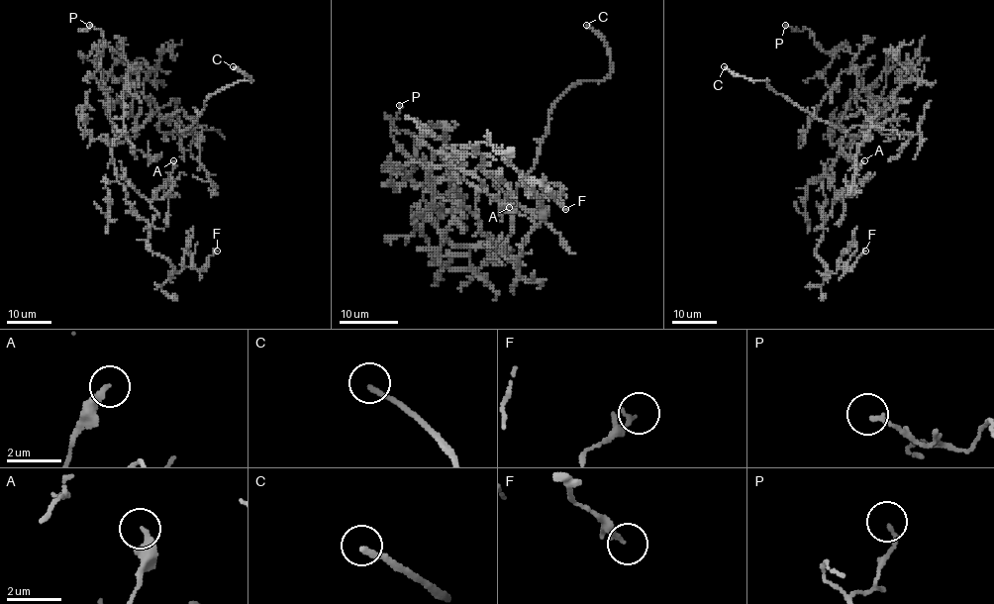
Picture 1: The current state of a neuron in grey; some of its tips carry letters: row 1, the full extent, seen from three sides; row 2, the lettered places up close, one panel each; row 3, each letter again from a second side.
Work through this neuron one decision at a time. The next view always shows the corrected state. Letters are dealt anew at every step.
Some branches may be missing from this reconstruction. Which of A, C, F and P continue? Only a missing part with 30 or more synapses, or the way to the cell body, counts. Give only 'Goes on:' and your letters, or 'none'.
Goes on: C

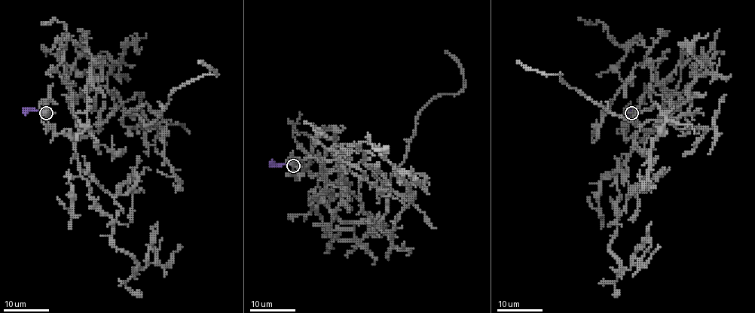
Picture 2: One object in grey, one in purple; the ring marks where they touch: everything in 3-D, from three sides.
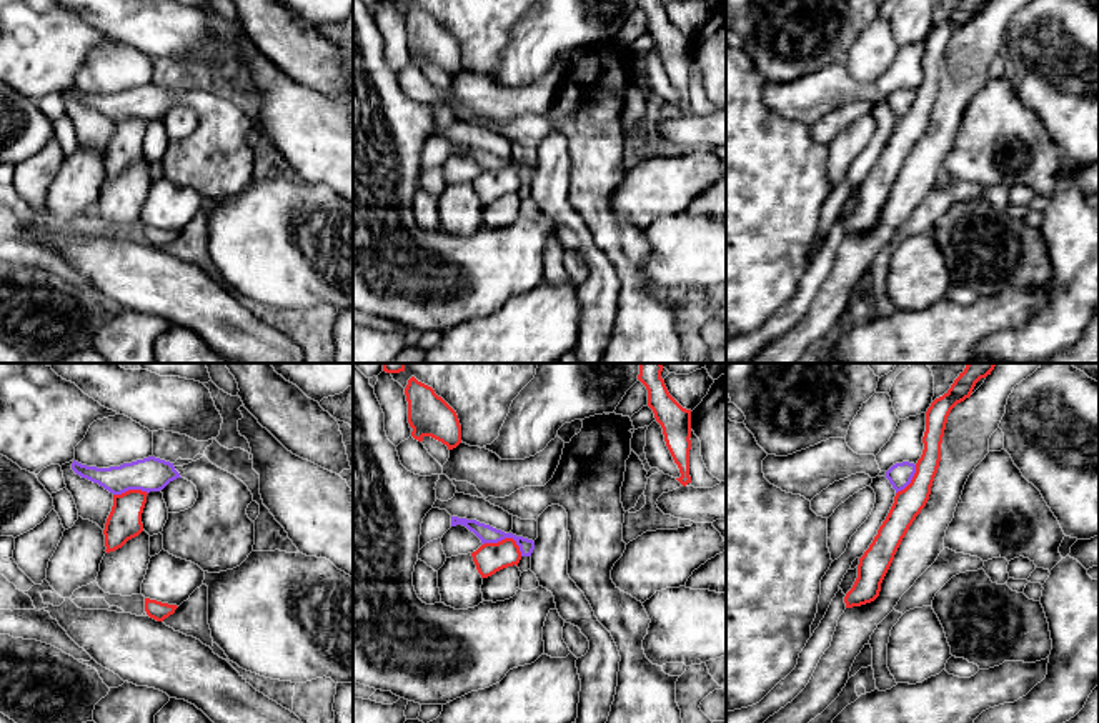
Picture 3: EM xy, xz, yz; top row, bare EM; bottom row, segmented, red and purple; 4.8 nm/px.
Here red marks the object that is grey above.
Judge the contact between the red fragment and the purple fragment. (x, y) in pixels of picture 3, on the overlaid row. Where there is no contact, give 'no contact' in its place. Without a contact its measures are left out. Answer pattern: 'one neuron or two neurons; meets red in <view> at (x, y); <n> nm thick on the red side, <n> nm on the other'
two neurons; meets red in xz at (507, 538); 140 nm thick on the red side, 90 nm on the other

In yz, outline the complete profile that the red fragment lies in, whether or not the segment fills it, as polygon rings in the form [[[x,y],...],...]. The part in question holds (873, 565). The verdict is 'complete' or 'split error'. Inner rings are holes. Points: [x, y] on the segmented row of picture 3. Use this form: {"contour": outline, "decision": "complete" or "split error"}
{"contour": [[[967,363],[951,388],[936,398],[926,411],[924,450],[916,463],[911,483],[896,493],[894,503],[869,548],[859,558],[858,578],[846,593],[846,608],[861,606],[879,596],[881,583],[909,526],[926,506],[941,461],[941,443],[951,410],[971,396],[976,383],[994,370],[996,363]]], "decision": "complete"}

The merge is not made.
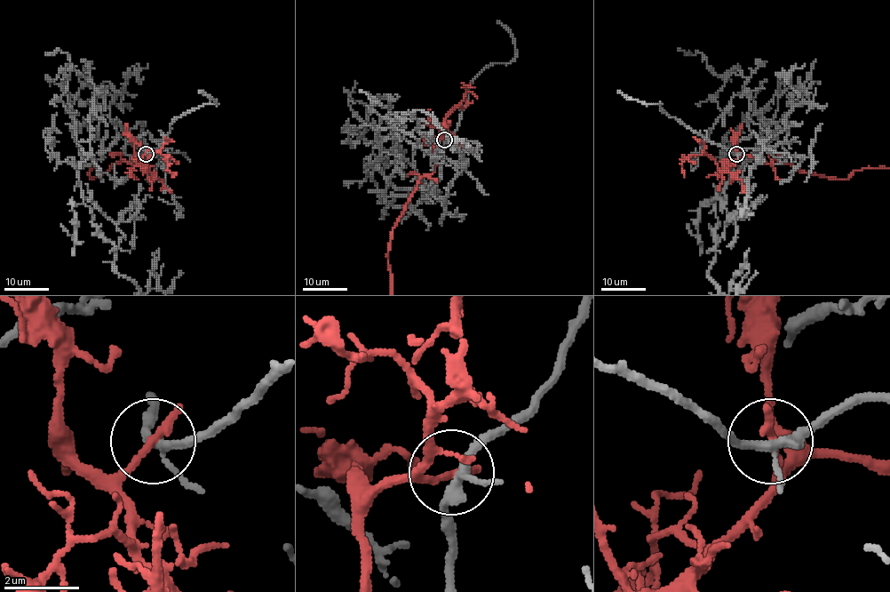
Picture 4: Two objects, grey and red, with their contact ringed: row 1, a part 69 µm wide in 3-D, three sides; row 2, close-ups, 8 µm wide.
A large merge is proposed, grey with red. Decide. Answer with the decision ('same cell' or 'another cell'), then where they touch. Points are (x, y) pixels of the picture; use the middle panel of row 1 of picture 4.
another cell; at (444, 140)

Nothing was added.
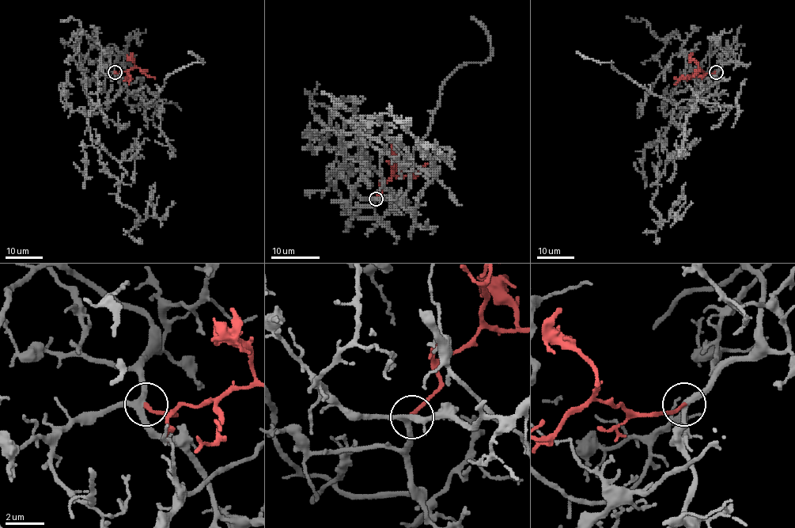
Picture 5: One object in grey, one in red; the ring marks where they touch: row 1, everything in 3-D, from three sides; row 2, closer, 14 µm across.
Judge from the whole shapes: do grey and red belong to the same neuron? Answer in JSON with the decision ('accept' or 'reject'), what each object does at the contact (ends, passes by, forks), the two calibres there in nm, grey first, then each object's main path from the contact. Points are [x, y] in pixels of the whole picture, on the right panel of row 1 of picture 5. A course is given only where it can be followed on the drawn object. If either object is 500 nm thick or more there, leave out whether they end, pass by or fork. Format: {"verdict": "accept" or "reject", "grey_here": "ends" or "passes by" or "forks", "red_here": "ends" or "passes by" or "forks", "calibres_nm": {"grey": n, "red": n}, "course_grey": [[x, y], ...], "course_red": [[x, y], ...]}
{"verdict": "accept", "grey_here": "forks", "red_here": "ends", "calibres_nm": {"grey": 280, "red": 180}, "course_grey": [[716, 72], [698, 78], [690, 105], [656, 144], [657, 191], [650, 205], [667, 221], [678, 218], [692, 203]], "course_red": [[715, 72], [705, 74], [698, 68], [688, 78]]}

